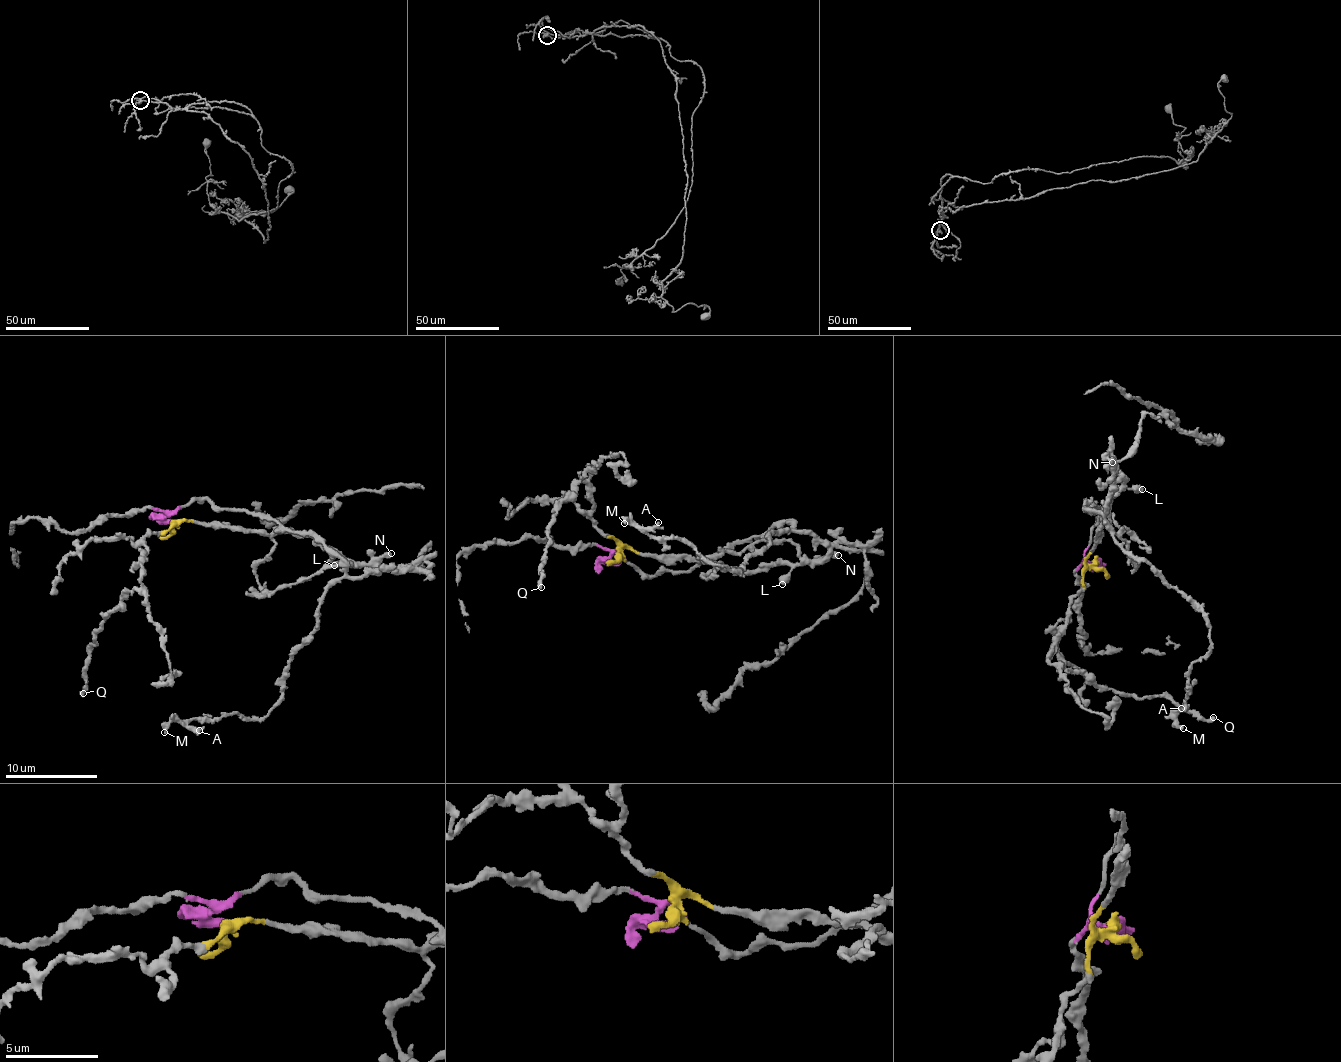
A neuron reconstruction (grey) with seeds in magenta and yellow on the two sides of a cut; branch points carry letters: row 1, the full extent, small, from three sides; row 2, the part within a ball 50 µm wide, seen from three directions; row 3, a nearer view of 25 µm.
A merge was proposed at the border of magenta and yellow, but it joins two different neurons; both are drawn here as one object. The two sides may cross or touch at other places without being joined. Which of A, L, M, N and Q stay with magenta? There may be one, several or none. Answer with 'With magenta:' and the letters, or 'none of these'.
With magenta: A, M

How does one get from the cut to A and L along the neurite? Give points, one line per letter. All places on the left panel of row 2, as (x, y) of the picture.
A: (170, 523), (194, 501), (244, 508), (310, 533), (344, 567), (271, 709), (194, 718), (187, 725), (199, 730)
L: (170, 523), (313, 536), (334, 548), (342, 561), (342, 567), (334, 565)

